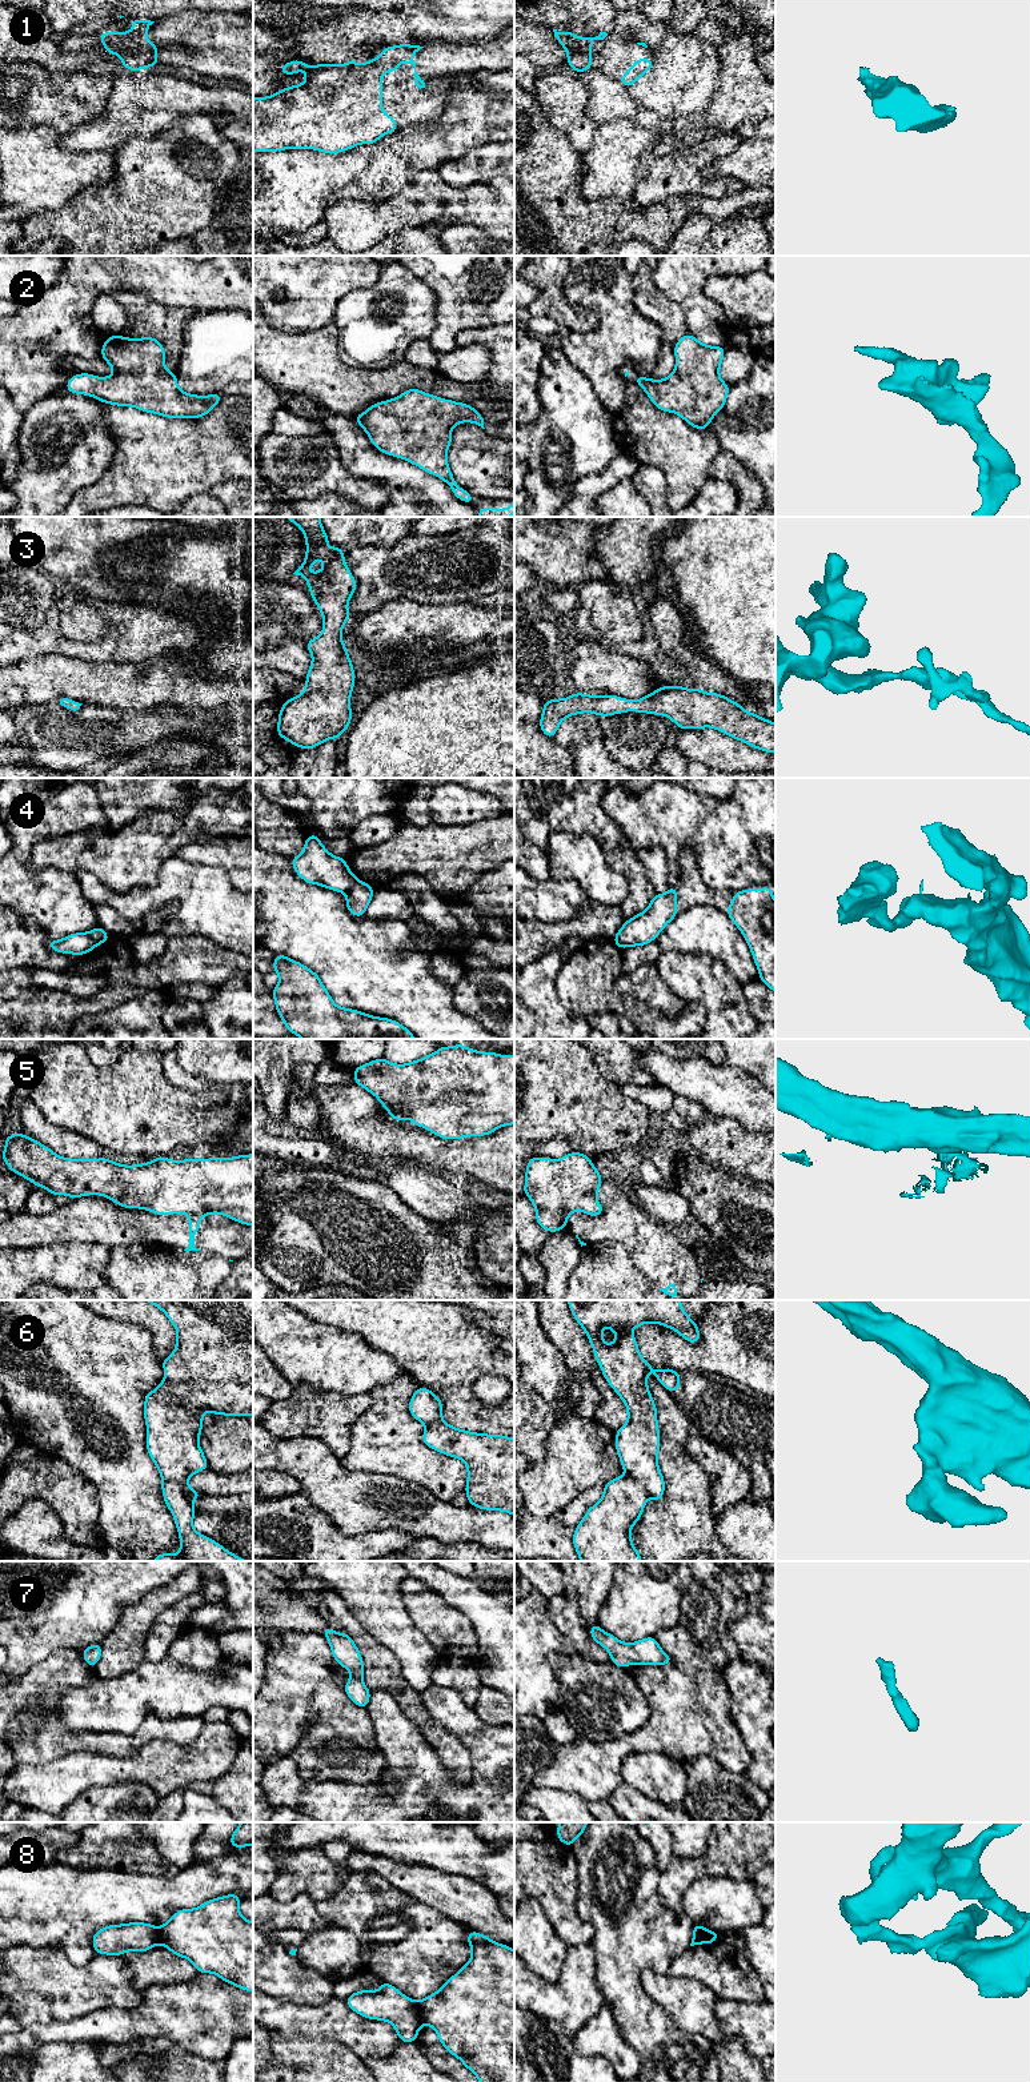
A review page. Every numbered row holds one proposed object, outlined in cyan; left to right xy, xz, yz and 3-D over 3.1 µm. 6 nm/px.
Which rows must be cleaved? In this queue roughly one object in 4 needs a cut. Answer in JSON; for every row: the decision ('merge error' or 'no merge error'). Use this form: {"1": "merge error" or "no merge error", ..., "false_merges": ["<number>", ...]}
{"1": "no merge error", "2": "no merge error", "3": "no merge error", "4": "merge error", "5": "merge error", "6": "merge error", "7": "no merge error", "8": "merge error", "false_merges": ["4", "5", "6", "8"]}

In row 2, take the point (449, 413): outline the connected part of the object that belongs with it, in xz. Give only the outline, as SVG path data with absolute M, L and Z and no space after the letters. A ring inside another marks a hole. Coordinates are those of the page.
M408 389L398 397L377 402L353 417L380 452L406 460L426 473L444 480L458 500L472 505L474 497L454 481L446 453L452 444L450 432L454 425L468 421L485 429L482 416L473 406L444 400L418 389Z

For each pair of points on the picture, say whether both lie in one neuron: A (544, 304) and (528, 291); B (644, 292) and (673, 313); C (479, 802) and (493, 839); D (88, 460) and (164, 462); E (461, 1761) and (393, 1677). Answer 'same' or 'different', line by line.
A: different
B: same
C: different
D: different
E: same

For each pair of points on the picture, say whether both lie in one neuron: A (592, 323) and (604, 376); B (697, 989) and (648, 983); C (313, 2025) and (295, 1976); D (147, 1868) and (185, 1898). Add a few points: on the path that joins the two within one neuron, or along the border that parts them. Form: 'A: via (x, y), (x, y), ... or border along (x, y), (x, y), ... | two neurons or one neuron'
A: border along (596, 312), (597, 324), (592, 329), (570, 333) | two neurons
B: border along (654, 965), (665, 985), (685, 1002) | two neurons
C: border along (333, 1994), (316, 2005), (300, 2005), (275, 1997) | two neurons
D: border along (125, 1870), (159, 1876), (175, 1876), (180, 1872) | two neurons

